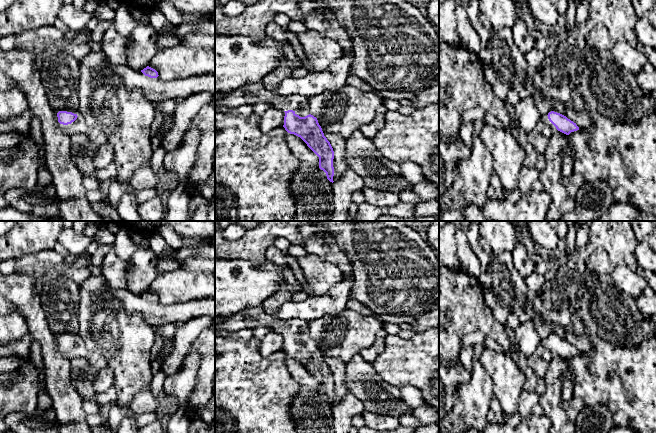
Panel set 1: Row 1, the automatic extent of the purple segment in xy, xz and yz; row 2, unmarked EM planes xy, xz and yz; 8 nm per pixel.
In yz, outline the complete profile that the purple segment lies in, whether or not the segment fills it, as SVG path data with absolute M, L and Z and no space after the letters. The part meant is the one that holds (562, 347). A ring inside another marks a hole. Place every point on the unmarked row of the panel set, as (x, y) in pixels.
M551 335L547 339L541 339L538 345L538 349L534 354L549 362L552 358L552 351L555 350L556 353L566 359L569 359L571 356L579 354L579 351L568 343L566 340Z

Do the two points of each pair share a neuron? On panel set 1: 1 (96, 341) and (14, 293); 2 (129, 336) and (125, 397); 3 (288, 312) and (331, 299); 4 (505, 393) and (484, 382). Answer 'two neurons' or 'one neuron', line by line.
1: two neurons
2: one neuron
3: one neuron
4: two neurons

